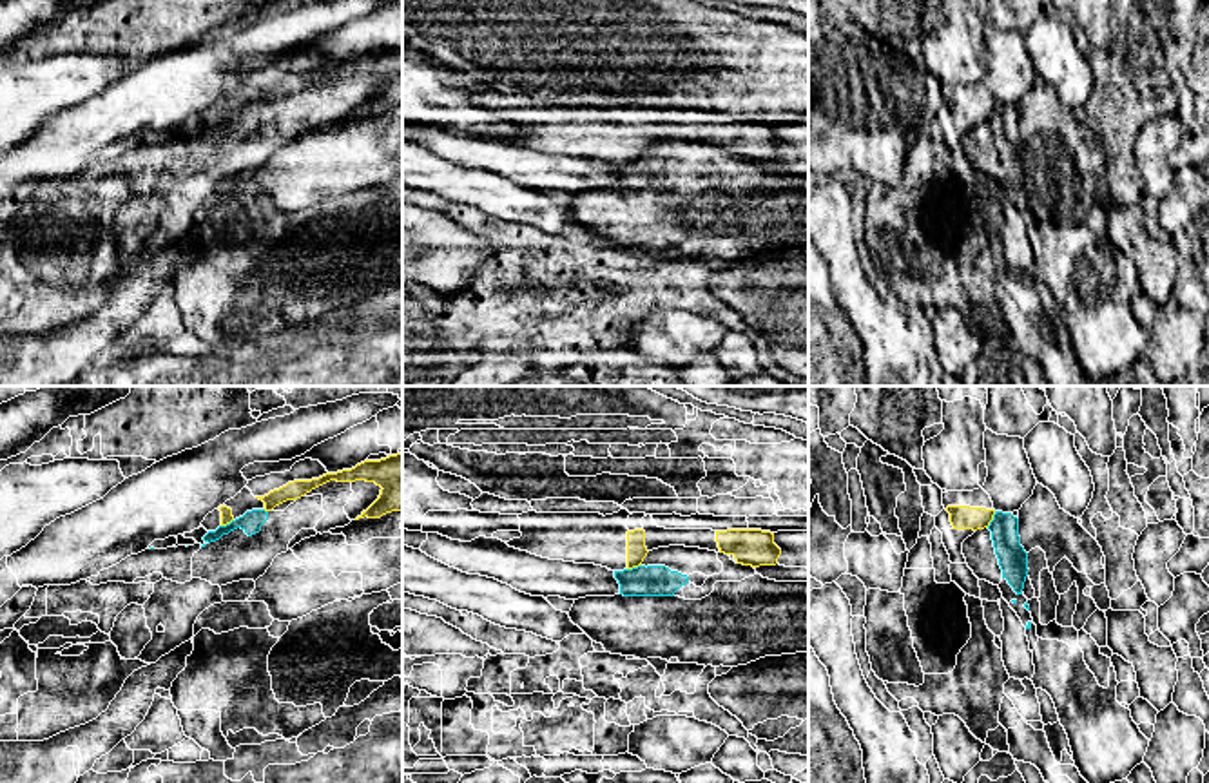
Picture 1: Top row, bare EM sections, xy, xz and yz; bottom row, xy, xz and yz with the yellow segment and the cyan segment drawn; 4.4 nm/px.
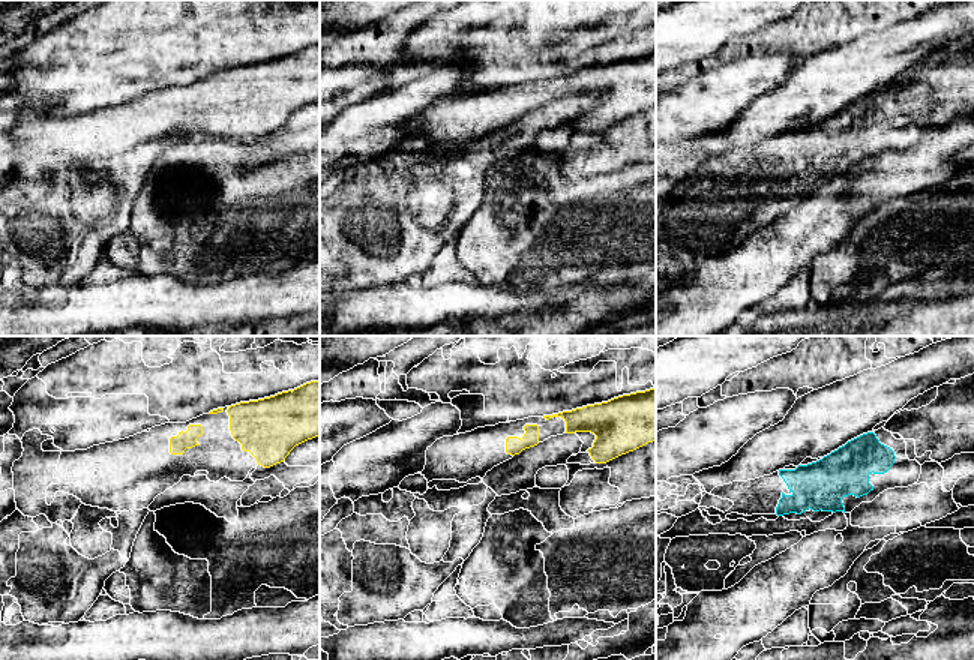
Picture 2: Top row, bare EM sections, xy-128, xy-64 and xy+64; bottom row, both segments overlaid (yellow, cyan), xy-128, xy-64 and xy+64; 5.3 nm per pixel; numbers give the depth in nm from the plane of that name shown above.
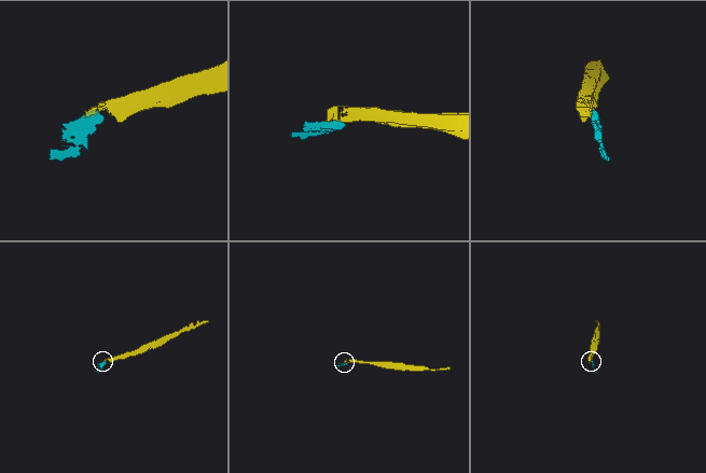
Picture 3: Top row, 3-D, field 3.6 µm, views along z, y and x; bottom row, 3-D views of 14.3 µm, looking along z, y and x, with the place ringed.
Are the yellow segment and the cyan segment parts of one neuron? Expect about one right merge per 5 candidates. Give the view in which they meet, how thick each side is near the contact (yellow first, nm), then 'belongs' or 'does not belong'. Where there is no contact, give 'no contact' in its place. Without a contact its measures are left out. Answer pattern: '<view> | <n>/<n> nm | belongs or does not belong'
yz | 110/130 nm | does not belong

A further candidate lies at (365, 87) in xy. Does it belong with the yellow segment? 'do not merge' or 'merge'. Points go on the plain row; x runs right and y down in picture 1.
do not merge

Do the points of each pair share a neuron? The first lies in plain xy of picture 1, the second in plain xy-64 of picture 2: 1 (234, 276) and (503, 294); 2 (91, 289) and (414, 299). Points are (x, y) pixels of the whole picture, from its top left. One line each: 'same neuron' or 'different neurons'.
1: different neurons
2: different neurons

